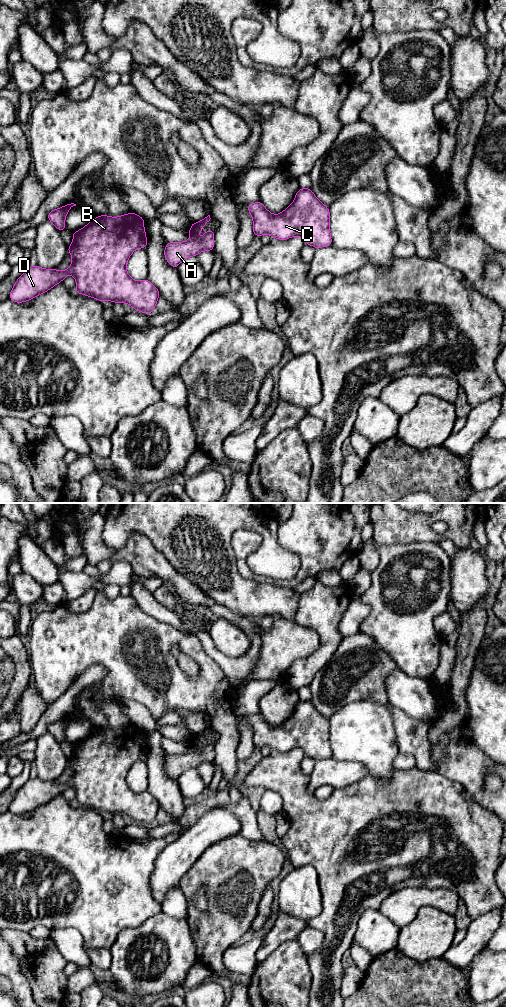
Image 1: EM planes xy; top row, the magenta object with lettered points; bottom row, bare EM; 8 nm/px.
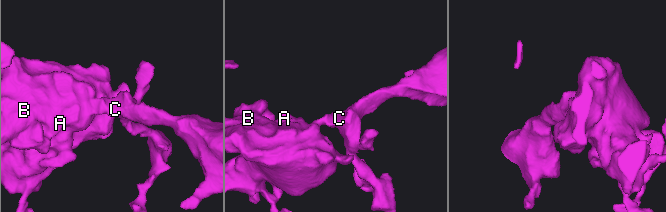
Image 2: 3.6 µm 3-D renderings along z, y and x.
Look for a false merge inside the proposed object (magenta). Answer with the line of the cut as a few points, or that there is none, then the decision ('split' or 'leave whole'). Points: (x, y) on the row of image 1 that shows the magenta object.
no cut; leave whole

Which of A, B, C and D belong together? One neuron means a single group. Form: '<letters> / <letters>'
A B C D

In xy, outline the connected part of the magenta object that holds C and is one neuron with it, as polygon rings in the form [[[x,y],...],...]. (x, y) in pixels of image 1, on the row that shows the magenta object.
[[[300,188],[295,195],[293,203],[280,214],[275,215],[270,213],[260,201],[250,203],[248,211],[253,218],[253,233],[255,236],[260,237],[267,233],[272,238],[280,240],[300,236],[306,244],[316,249],[331,246],[332,244],[329,208],[316,198],[310,188]]]

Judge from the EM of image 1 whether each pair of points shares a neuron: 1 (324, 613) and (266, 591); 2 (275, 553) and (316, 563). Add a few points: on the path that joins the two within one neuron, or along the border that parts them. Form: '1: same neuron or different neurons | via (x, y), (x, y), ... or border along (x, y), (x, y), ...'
1: different neurons | border along (300, 594), (293, 621)
2: different neurons | border along (280, 545), (299, 558), (300, 568), (290, 580)

